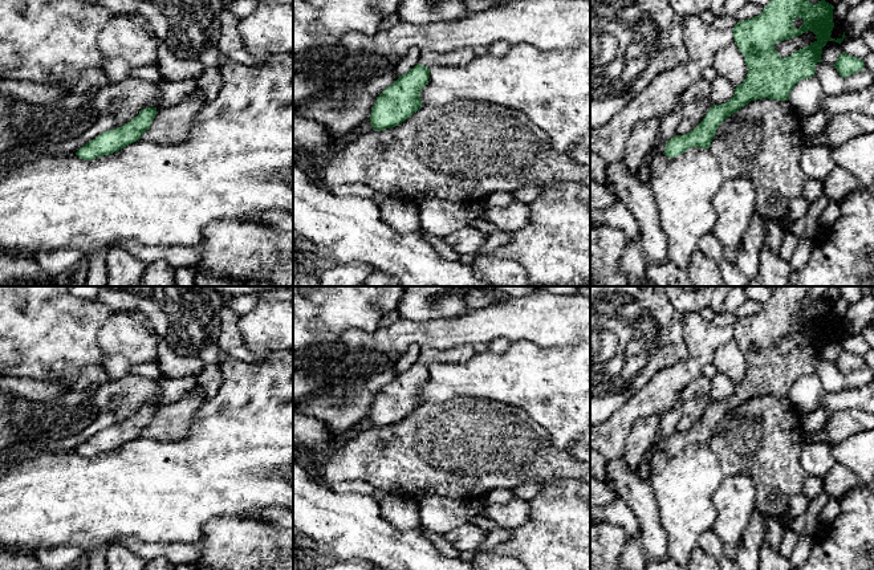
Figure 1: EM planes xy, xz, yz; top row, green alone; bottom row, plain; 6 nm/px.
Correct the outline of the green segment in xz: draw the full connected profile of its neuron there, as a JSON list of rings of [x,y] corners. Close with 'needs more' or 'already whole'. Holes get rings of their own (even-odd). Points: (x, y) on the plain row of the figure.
[[[471,345],[450,350],[436,350],[420,346],[419,359],[406,371],[386,384],[375,396],[370,420],[373,427],[386,427],[405,419],[422,406],[420,388],[428,380],[430,366],[435,362],[464,363],[472,358],[475,349]]]; needs more

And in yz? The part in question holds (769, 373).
[[[777,286],[764,308],[733,323],[733,337],[744,351],[748,371],[737,382],[733,394],[721,402],[712,402],[703,418],[690,429],[675,432],[667,440],[651,443],[650,449],[675,455],[688,445],[710,445],[718,424],[731,411],[755,396],[788,398],[797,379],[814,374],[816,361],[822,359],[822,345],[828,338],[838,341],[846,334],[832,335],[833,306],[825,297],[812,301],[809,286]],[[813,329],[816,338],[780,354],[775,342],[780,338]]]; needs more

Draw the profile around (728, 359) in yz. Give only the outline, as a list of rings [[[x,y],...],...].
[[[735,339],[725,346],[719,347],[714,354],[711,363],[733,383],[743,380],[748,371],[744,351]]]

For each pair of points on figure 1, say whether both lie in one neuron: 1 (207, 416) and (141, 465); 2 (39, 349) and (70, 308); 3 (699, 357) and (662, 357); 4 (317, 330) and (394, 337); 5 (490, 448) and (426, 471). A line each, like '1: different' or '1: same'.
1: same
2: same
3: different
4: different
5: same

